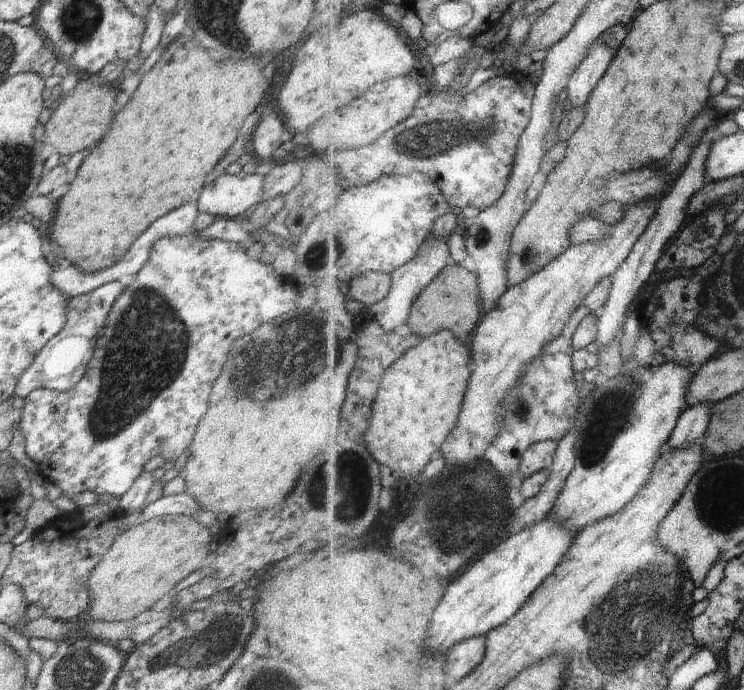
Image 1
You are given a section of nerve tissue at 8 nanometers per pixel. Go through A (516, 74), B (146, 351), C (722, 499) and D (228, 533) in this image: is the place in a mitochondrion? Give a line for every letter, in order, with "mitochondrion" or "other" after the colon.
A: other
B: mitochondrion
C: mitochondrion
D: other

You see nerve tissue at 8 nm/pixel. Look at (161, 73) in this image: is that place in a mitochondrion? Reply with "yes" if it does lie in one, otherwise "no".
no

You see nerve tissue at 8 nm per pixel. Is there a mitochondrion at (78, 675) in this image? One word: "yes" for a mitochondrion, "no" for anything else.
yes

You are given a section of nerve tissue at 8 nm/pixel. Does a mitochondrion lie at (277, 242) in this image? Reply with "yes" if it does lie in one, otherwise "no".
no

